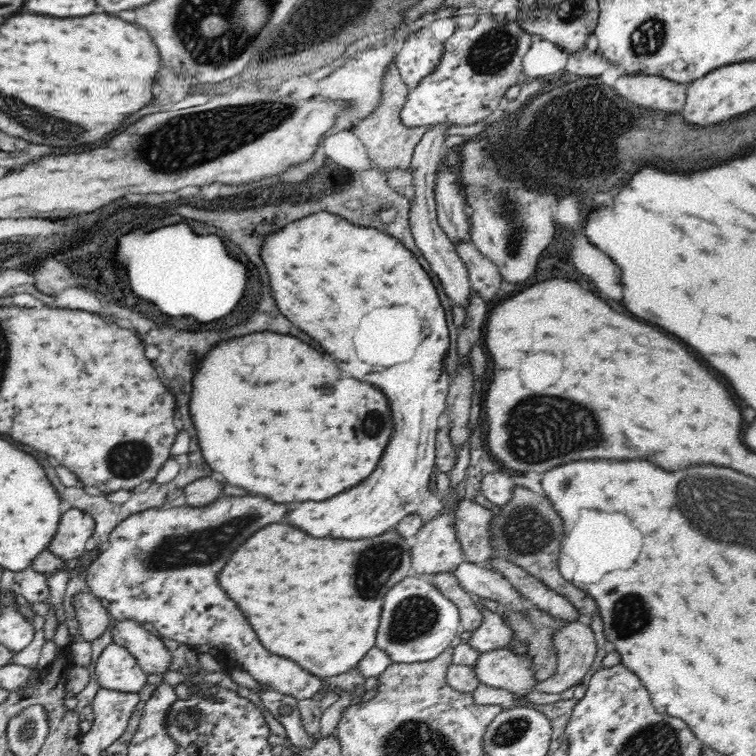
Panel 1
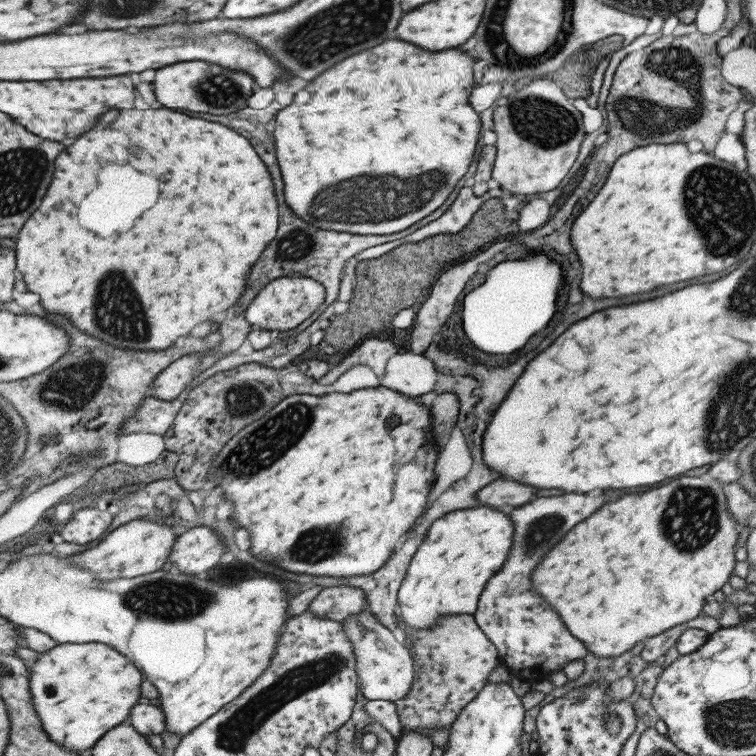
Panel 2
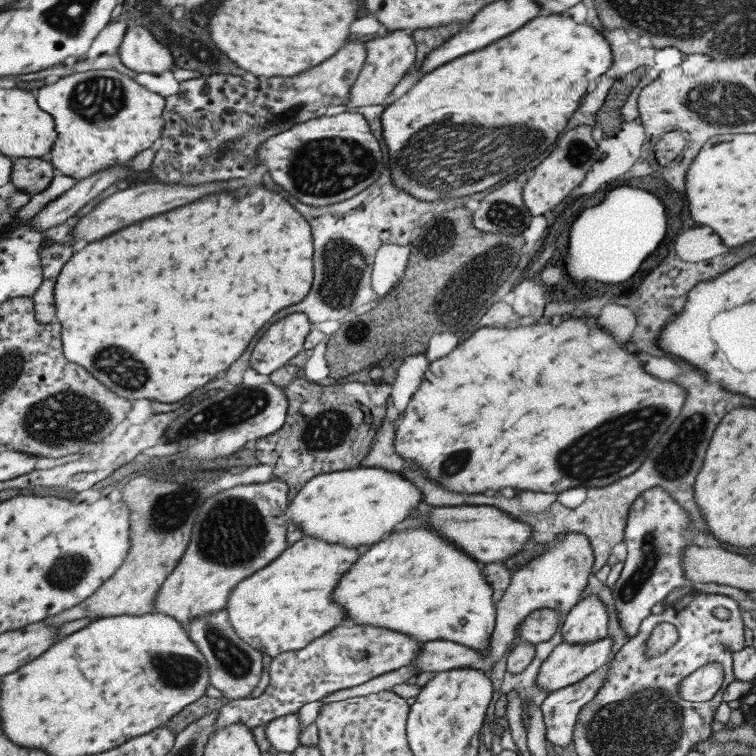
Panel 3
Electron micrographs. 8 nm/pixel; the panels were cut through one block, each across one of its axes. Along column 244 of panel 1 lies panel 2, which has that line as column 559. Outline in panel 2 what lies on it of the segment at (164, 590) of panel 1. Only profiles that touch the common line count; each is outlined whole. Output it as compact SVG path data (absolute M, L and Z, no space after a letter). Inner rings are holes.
M561 494L537 498L509 514L511 522L517 528L517 536L503 568L495 576L491 576L479 595L472 617L497 650L500 660L498 666L509 672L511 678L536 680L539 686L553 672L562 671L566 663L580 660L586 655L583 644L571 638L559 616L555 616L555 612L543 600L539 600L539 596L535 596L529 584L529 572L541 560L543 552L557 544L571 526L591 516L601 504L603 496Z

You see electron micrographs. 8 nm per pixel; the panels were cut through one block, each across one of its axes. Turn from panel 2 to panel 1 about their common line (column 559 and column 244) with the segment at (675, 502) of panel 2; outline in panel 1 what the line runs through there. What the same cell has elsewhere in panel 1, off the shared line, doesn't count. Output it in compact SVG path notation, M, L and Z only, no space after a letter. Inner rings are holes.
M266 524L260 532L242 542L218 572L218 584L250 622L260 644L282 658L294 660L300 668L322 680L344 674L376 646L376 628L382 598L388 588L408 577L411 547L398 531L388 529L379 535L346 538L316 538L292 524Z

